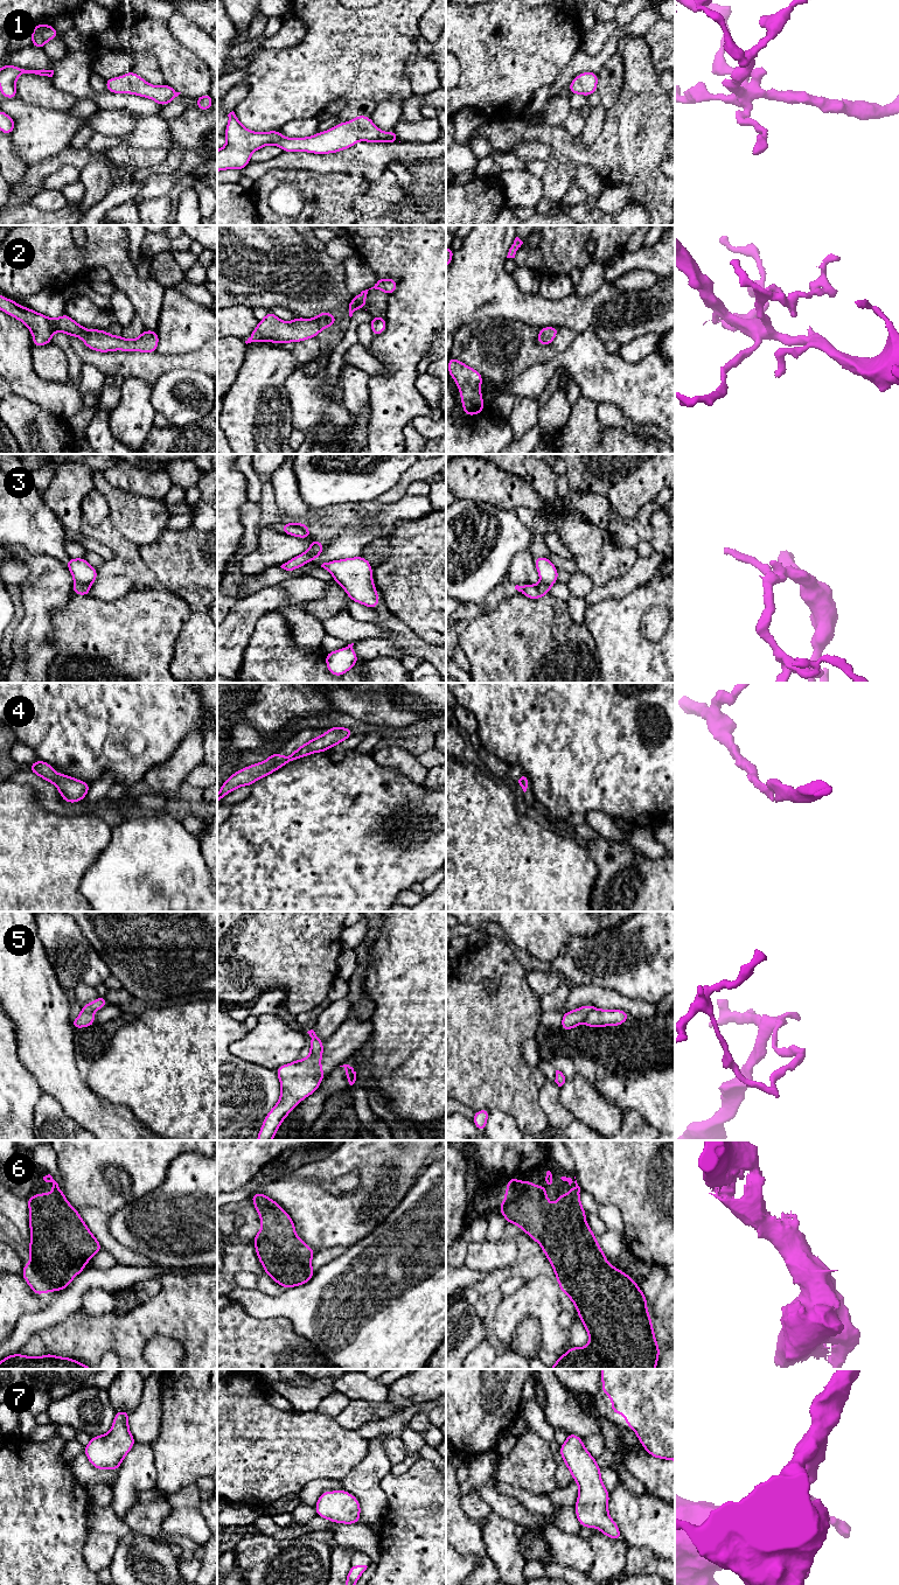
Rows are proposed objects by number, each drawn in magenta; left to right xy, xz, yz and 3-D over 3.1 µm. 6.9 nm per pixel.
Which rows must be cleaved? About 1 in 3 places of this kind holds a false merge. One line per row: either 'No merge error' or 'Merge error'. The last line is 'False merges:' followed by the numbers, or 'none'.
1: No merge error
2: No merge error
3: Merge error
4: No merge error
5: Merge error
6: No merge error
7: No merge error
False merges: 3, 5

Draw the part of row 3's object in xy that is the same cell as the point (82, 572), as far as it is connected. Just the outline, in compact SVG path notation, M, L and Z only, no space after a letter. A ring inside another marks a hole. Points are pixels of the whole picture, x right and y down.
M84 558L68 559L65 563L76 581L81 584L92 584L98 579L97 570Z

